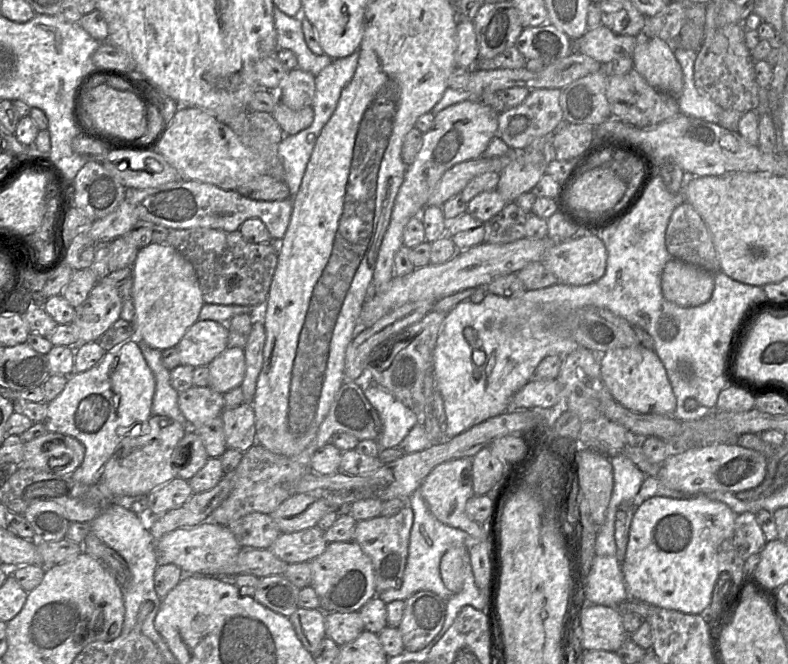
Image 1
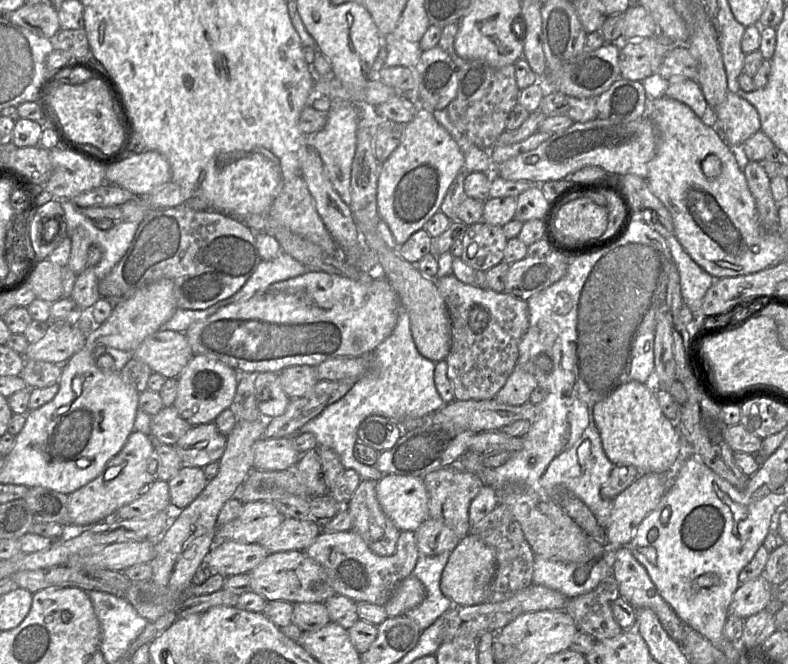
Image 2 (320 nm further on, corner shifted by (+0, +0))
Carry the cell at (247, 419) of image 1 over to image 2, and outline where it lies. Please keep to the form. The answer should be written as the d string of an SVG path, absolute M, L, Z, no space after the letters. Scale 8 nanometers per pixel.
M215 423L192 426L174 445L183 466L203 468L218 462L226 447L226 436Z

